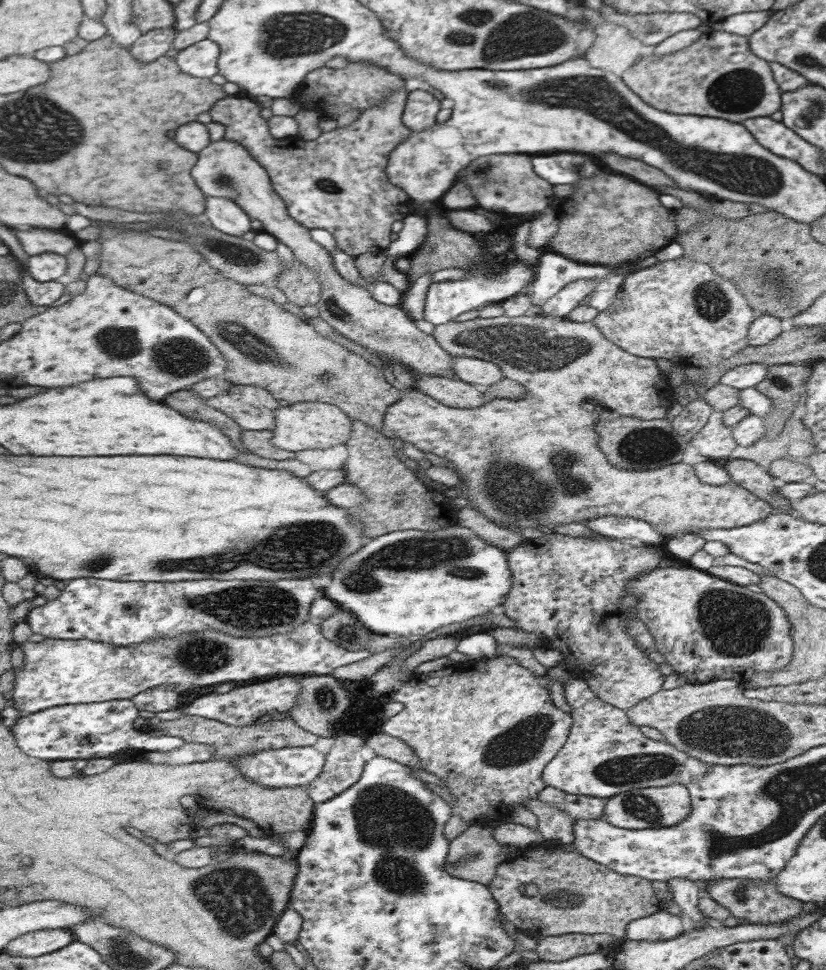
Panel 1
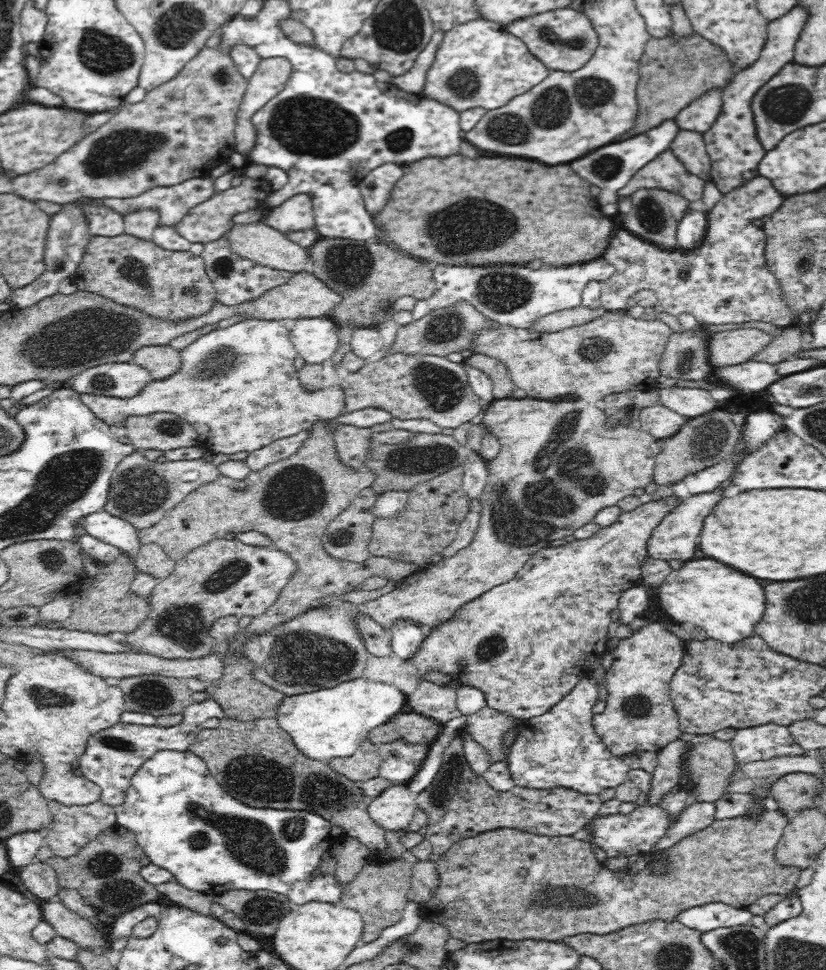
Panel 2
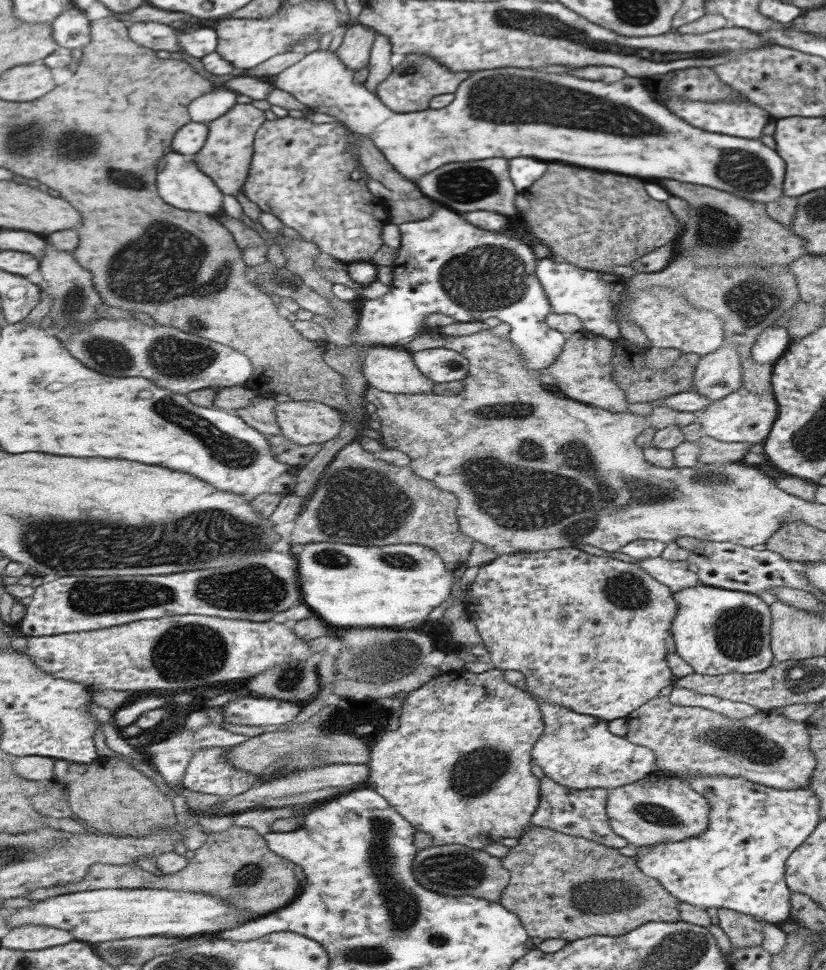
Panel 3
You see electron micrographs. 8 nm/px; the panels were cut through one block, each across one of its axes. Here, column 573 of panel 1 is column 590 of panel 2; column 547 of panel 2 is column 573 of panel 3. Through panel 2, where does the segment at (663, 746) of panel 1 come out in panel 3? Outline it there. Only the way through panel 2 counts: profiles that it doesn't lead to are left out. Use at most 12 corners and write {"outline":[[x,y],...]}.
{"outline":[[538,699],[531,749],[556,784],[611,790],[657,770],[607,721]]}

